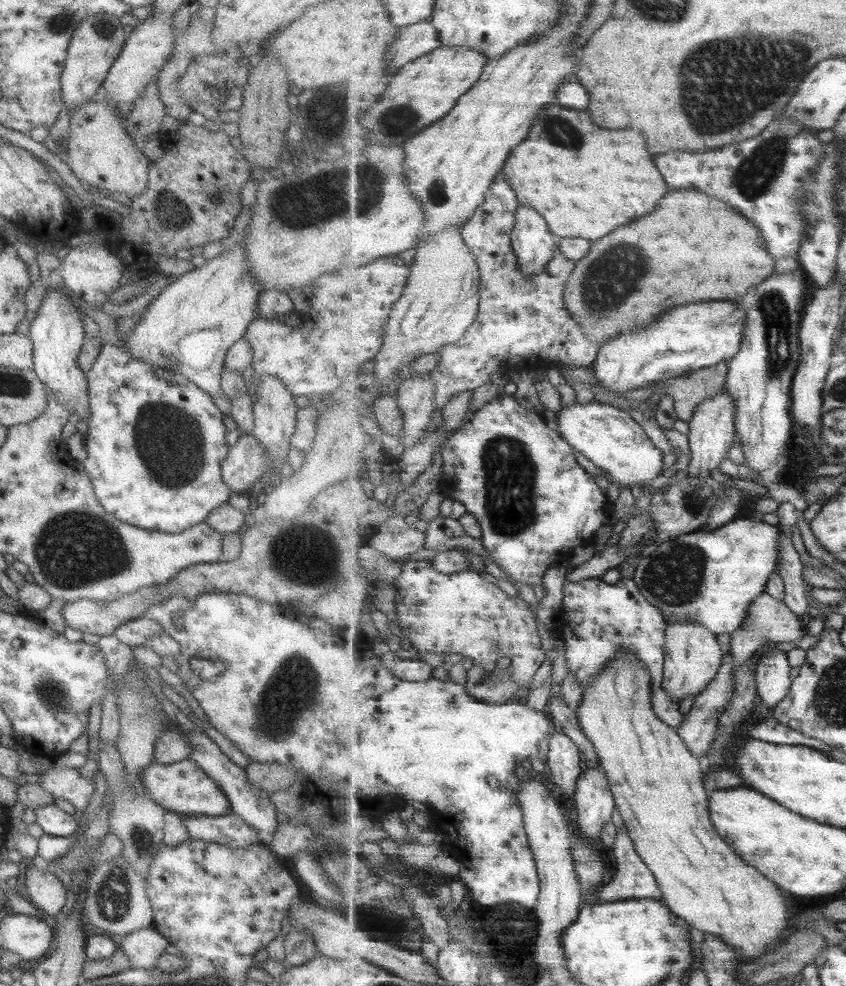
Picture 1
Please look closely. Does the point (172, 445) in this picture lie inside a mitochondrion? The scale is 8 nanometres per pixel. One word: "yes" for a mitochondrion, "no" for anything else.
yes

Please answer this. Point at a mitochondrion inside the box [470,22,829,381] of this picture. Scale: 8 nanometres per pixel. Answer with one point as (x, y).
(752, 72)

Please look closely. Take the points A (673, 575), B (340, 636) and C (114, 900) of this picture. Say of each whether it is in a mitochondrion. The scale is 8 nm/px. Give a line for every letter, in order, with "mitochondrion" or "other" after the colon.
A: mitochondrion
B: other
C: mitochondrion

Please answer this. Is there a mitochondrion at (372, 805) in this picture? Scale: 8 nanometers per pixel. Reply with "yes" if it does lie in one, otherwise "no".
no

